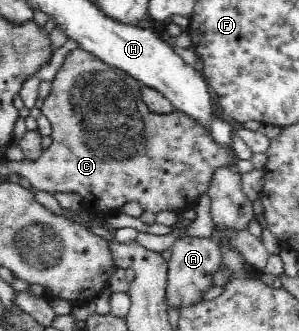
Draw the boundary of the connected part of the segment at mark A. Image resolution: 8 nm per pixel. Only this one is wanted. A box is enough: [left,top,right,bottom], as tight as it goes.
[167,237,222,309]

